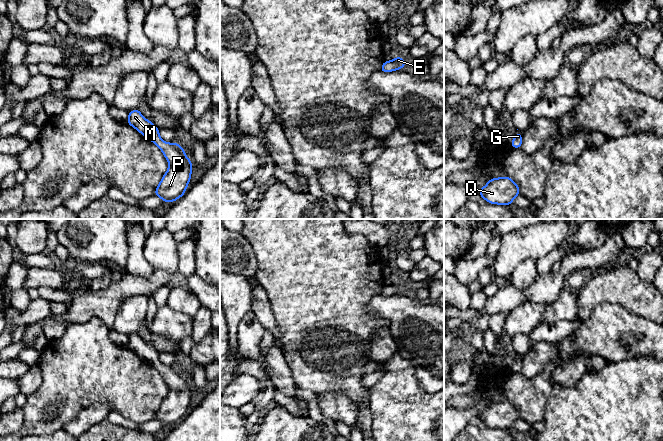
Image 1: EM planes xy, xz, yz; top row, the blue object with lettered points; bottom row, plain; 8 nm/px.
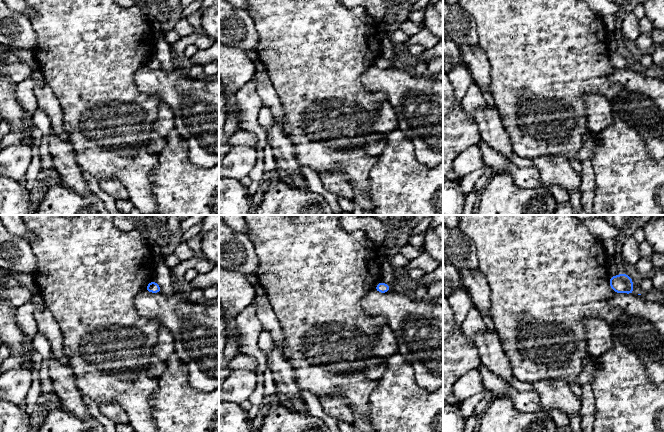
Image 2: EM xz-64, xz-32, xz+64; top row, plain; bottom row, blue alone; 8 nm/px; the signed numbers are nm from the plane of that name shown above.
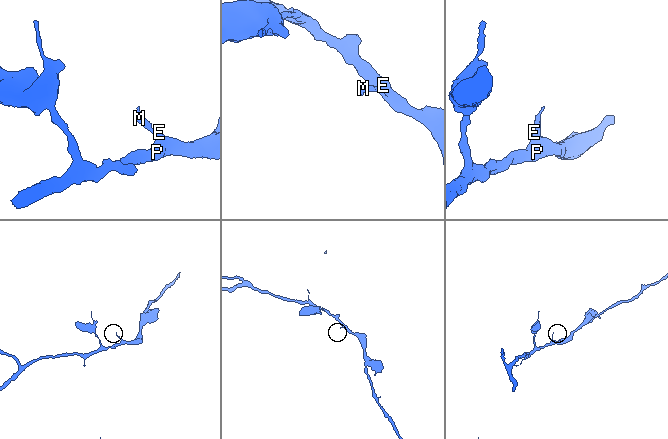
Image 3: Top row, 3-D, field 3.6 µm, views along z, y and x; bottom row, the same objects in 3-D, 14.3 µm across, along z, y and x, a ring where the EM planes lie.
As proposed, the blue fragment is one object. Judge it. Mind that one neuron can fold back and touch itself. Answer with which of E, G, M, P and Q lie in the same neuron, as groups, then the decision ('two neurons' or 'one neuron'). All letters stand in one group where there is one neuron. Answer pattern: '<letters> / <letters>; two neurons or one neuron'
E G M P Q; one neuron

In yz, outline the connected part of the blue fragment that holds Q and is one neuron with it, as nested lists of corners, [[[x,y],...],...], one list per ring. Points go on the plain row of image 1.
[[[509,401],[493,402],[478,416],[491,428],[510,430],[513,423],[520,418],[518,409]]]

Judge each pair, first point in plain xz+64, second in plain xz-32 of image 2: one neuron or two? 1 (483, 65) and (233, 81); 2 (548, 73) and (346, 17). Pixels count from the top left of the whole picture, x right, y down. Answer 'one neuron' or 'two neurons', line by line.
1: two neurons
2: one neuron

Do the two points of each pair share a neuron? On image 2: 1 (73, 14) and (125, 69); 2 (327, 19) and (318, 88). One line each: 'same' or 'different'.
1: same
2: same

